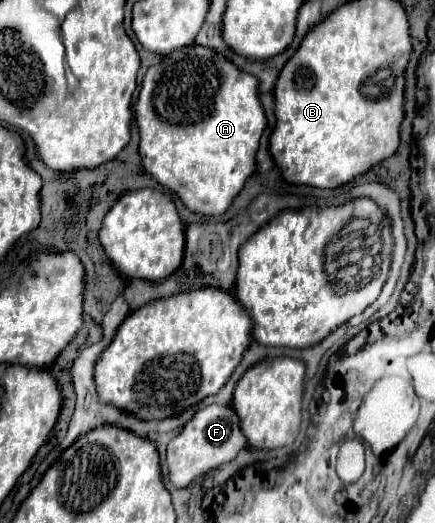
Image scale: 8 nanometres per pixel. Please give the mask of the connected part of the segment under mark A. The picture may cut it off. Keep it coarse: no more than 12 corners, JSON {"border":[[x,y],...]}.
{"border":[[192,44],[148,68],[140,164],[218,216],[266,128],[258,80]]}

